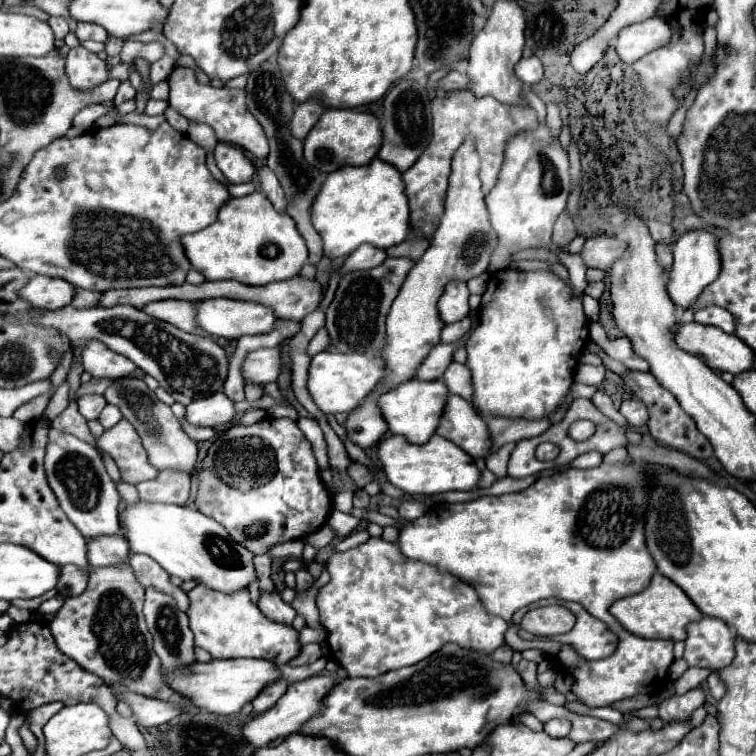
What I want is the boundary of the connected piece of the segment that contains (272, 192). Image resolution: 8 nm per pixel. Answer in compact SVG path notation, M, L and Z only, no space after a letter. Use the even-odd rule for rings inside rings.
M260 165L258 169L258 179L260 179L260 189L262 193L272 201L272 205L278 211L284 211L284 193L280 191L280 183L274 175L274 171L268 165Z

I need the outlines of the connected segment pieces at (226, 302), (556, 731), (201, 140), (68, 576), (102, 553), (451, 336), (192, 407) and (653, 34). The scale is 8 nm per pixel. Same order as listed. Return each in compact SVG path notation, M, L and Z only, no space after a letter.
M204 299L204 303L198 303L200 327L206 333L224 339L270 333L278 321L272 307L262 303L236 299Z
M550 719L544 723L544 731L550 737L568 737L570 729L572 729L572 723L568 719Z
M194 123L190 129L188 129L188 137L192 141L196 141L198 145L202 145L204 149L214 149L214 145L218 143L214 131L206 125L206 123Z
M64 565L64 567L60 569L56 589L58 589L60 593L62 593L62 591L68 591L70 595L80 595L80 593L86 589L86 583L88 583L88 571L80 571L78 567Z
M112 535L112 539L92 539L92 543L88 543L88 563L92 567L122 565L128 555L128 543L120 535Z
M466 317L466 319L462 319L460 323L444 325L440 341L442 341L442 343L454 343L454 341L462 339L470 329L472 329L472 317Z
M222 391L186 405L186 421L194 427L220 427L234 419L234 401L230 401Z
M658 17L634 23L620 31L616 39L616 51L624 63L634 63L646 53L670 43L672 29Z

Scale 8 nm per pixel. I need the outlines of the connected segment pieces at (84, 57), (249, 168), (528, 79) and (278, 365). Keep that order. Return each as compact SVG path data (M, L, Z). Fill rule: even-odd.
M82 45L70 49L66 57L66 75L72 83L72 89L86 93L94 91L98 85L112 77L106 69L106 63L98 55L86 51Z
M218 143L214 149L216 165L230 183L248 183L256 173L254 163L244 155L242 149L230 143Z
M534 55L528 57L528 59L520 59L514 67L516 71L516 77L524 83L524 85L532 85L532 83L538 83L542 77L544 77L544 69L542 69L542 63L540 59L536 59Z
M280 347L274 349L258 349L252 351L242 367L242 375L252 383L268 383L276 381L282 373L282 353Z

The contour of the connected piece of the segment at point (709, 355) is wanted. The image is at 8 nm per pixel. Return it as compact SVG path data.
M692 321L692 323L676 323L672 331L674 331L674 341L676 341L676 345L680 349L700 357L714 371L728 371L732 375L738 375L742 371L752 369L754 351L744 341L740 341L736 335L724 335L724 331L720 331L718 327L700 325L696 321Z

